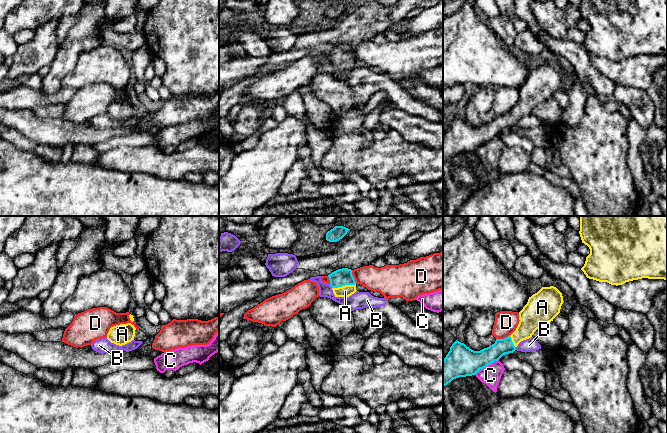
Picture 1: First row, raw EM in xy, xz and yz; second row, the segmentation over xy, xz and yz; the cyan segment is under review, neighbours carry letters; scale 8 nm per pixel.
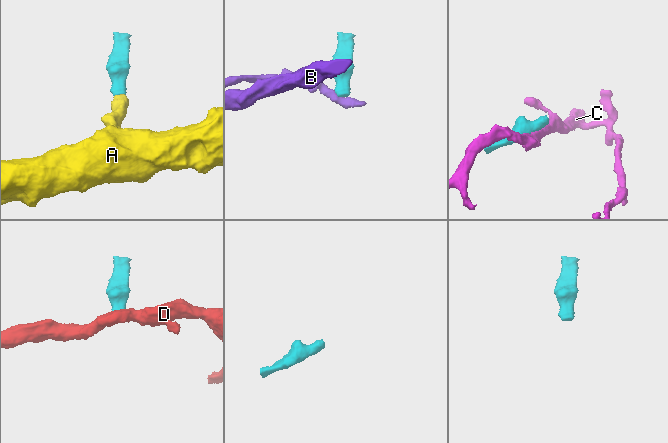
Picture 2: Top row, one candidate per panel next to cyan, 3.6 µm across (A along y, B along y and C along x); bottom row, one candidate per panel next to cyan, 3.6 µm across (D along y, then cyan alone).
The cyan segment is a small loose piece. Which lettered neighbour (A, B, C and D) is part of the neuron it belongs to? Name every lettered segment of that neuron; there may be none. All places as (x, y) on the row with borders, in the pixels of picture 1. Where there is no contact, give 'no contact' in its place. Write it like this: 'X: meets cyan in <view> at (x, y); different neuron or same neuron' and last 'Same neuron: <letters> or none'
A: meets cyan in xz at (343, 285); same neuron
B: meets cyan in xz at (331, 286); different neuron
C: meets cyan in yz at (486, 365); different neuron
D: meets cyan in xz at (353, 277); different neuron
Same neuron: A

